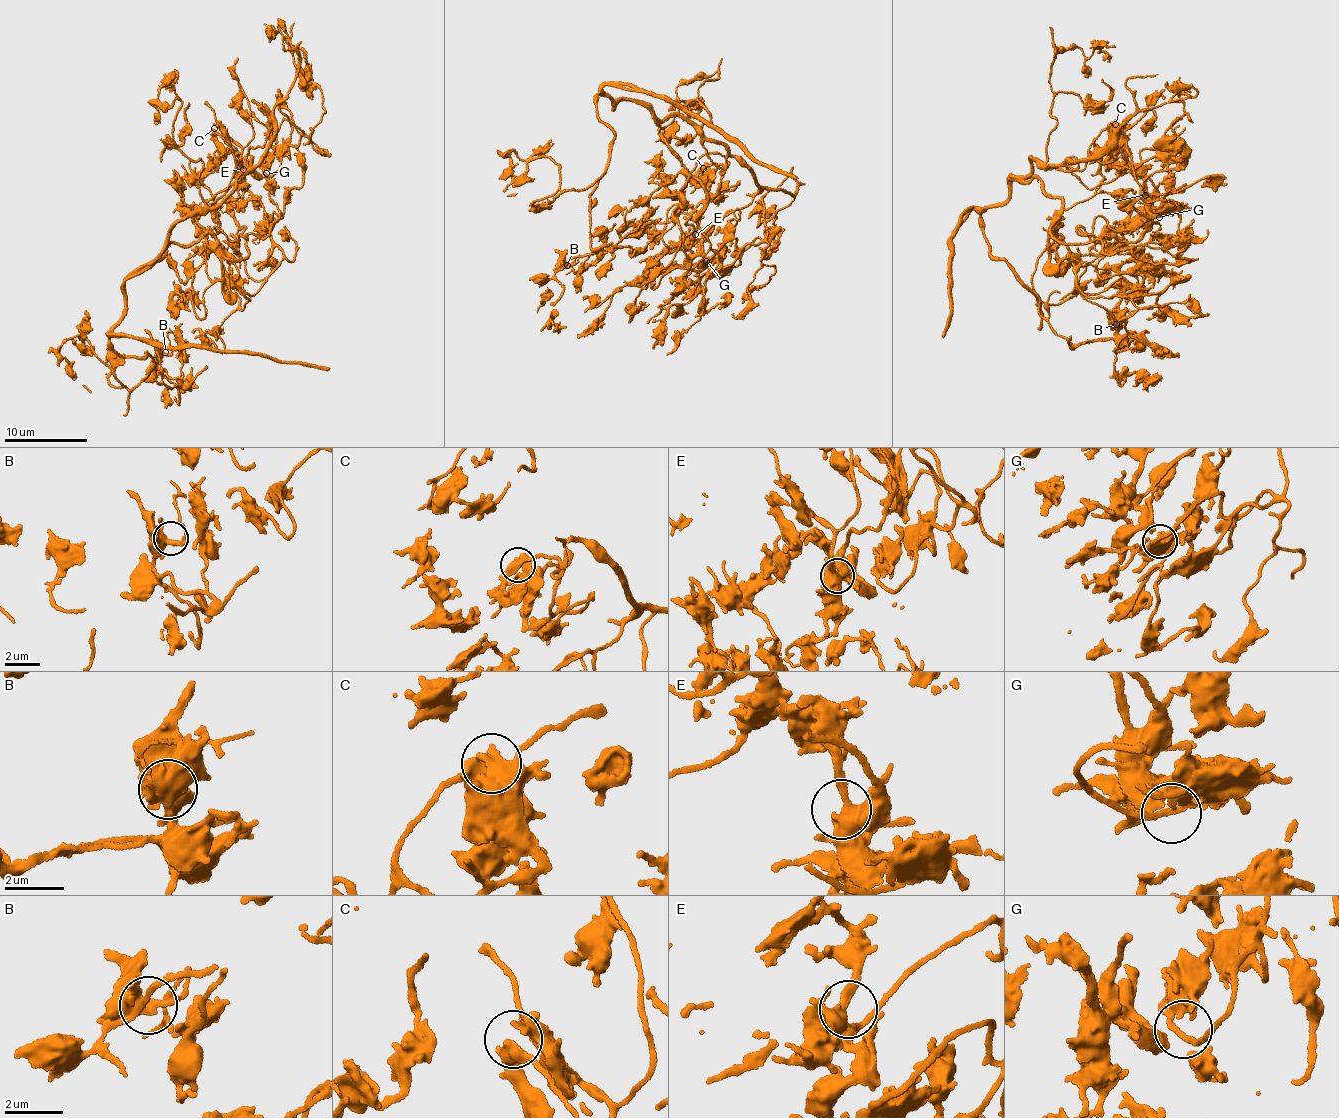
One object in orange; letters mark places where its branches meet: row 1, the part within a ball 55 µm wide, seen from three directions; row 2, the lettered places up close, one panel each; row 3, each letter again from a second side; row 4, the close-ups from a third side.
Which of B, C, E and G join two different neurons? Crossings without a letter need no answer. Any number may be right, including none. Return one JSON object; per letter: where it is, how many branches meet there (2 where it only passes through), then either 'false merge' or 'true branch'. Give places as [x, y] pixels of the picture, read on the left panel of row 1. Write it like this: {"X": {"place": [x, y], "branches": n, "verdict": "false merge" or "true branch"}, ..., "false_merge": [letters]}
{"B": {"place": [165, 352], "branches": 6, "verdict": "true branch"}, "C": {"place": [214, 128], "branches": 3, "verdict": "true branch"}, "E": {"place": [243, 169], "branches": 3, "verdict": "true branch"}, "G": {"place": [266, 173], "branches": 3, "verdict": "true branch"}, "false_merge": []}

